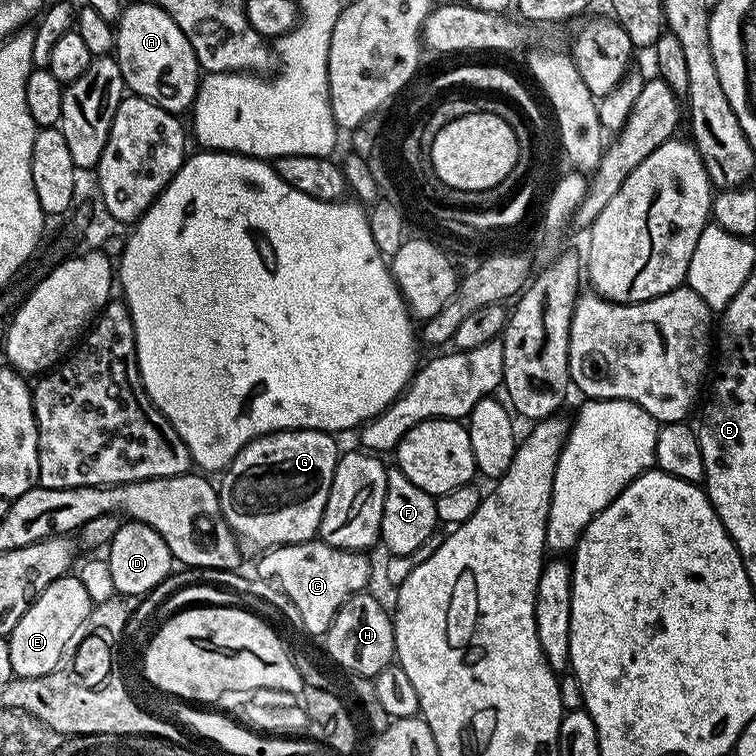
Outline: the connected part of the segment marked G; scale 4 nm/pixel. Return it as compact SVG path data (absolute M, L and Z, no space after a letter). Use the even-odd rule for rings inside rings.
M301 428L257 436L246 444L223 473L224 481L218 484L220 510L233 533L241 541L257 544L260 550L311 541L320 531L320 519L336 473L336 440L335 435L315 428Z

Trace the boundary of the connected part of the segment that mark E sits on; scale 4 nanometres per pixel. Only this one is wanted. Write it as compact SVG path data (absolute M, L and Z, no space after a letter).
M65 574L43 588L7 637L13 677L33 680L39 676L51 676L61 667L71 639L82 628L93 607L94 601L86 594L86 586L82 586L79 575Z

